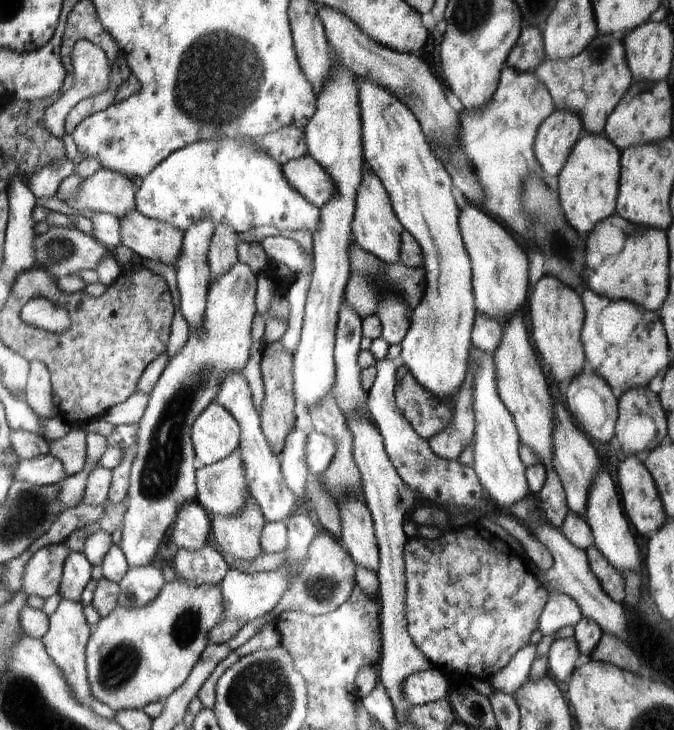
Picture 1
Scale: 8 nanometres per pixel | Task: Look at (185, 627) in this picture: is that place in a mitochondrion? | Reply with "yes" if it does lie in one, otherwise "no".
yes

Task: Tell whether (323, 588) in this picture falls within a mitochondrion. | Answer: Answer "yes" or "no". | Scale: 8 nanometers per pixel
yes

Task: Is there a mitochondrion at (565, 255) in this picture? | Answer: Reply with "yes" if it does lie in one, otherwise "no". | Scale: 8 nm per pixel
yes

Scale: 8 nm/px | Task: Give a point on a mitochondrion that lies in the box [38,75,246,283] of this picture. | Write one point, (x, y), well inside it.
(57, 249)

